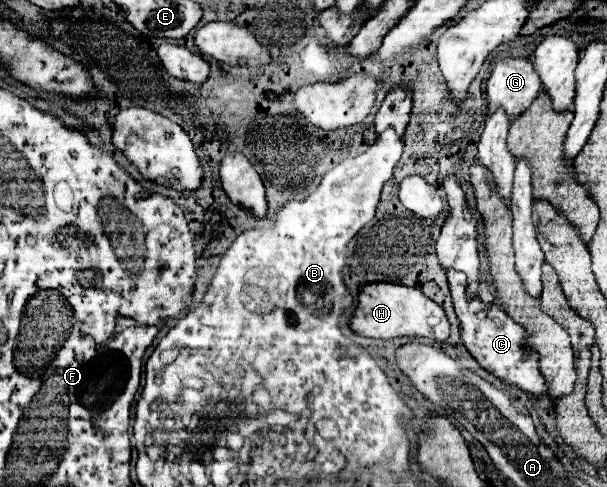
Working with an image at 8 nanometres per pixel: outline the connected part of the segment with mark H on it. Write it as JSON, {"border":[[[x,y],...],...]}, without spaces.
{"border":[[[375,282],[361,286],[359,306],[351,318],[351,330],[359,336],[379,340],[417,336],[417,338],[431,338],[435,342],[447,342],[451,334],[451,324],[447,320],[445,310],[431,298],[419,294],[415,288],[389,282]]]}

